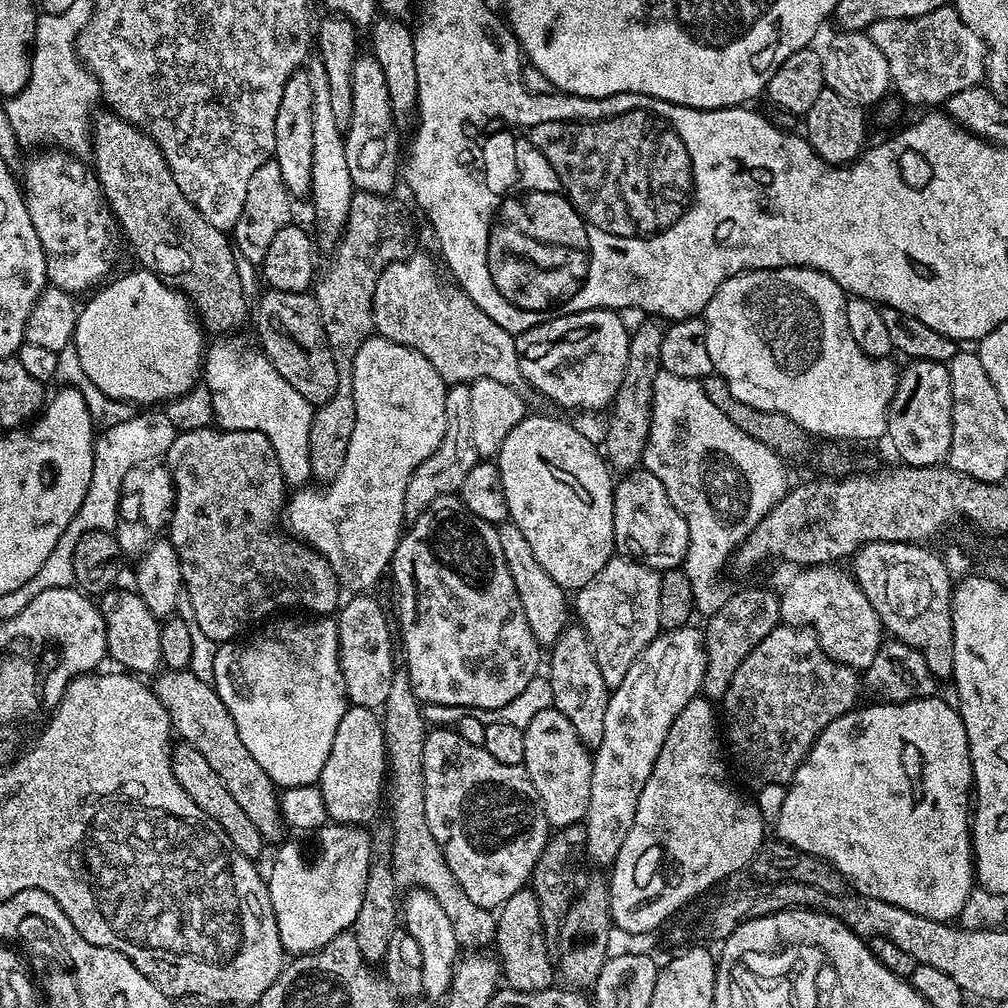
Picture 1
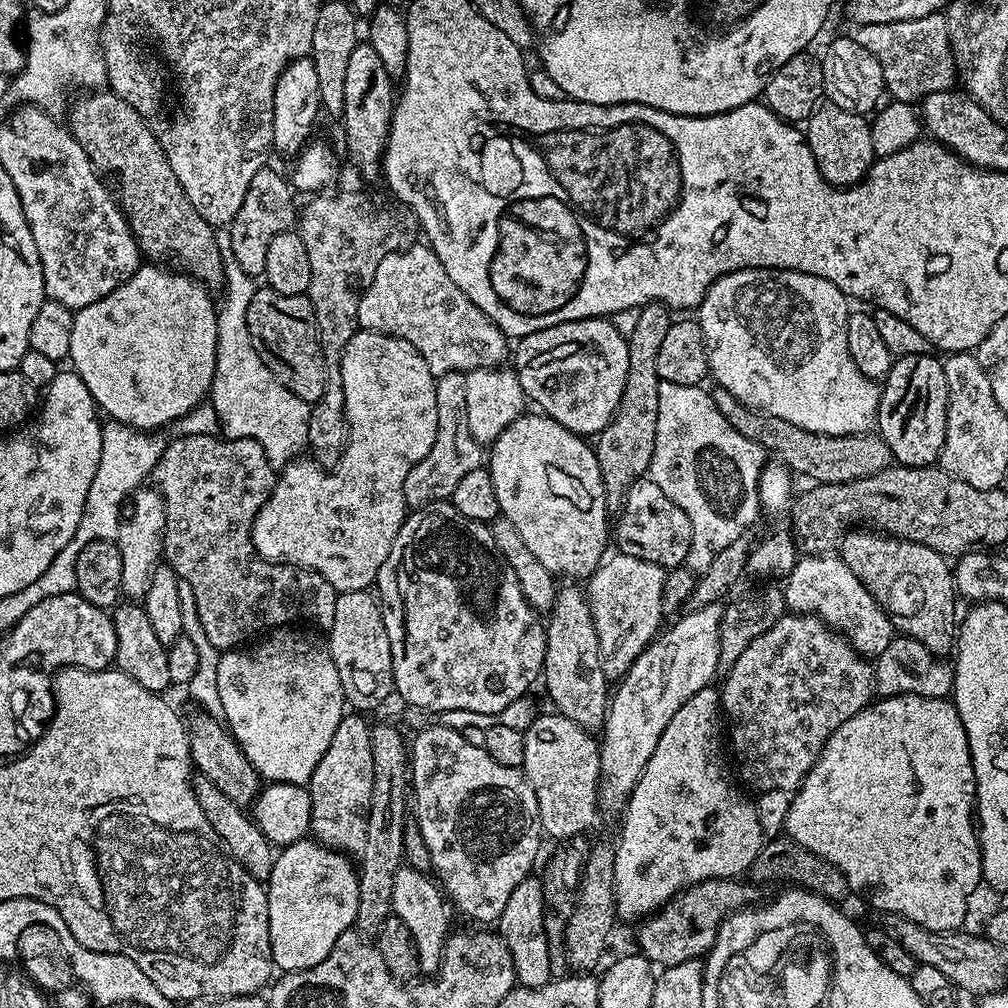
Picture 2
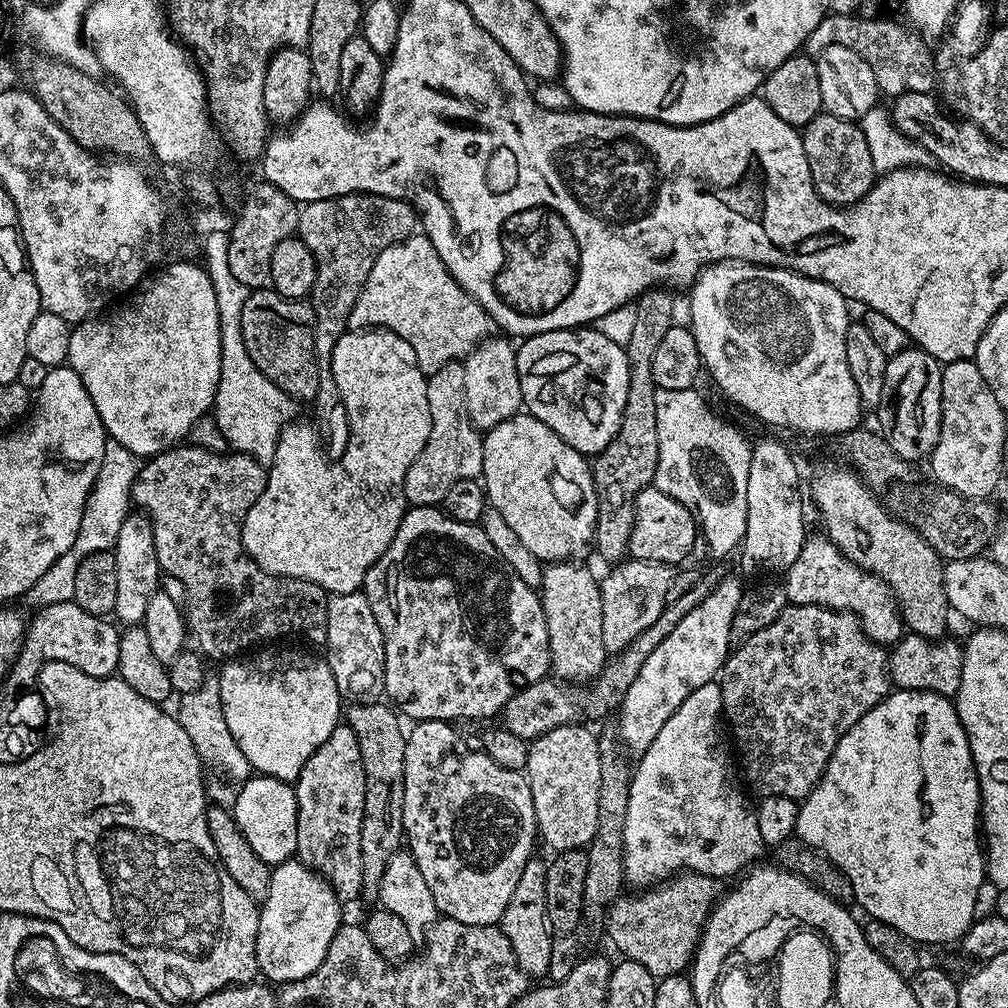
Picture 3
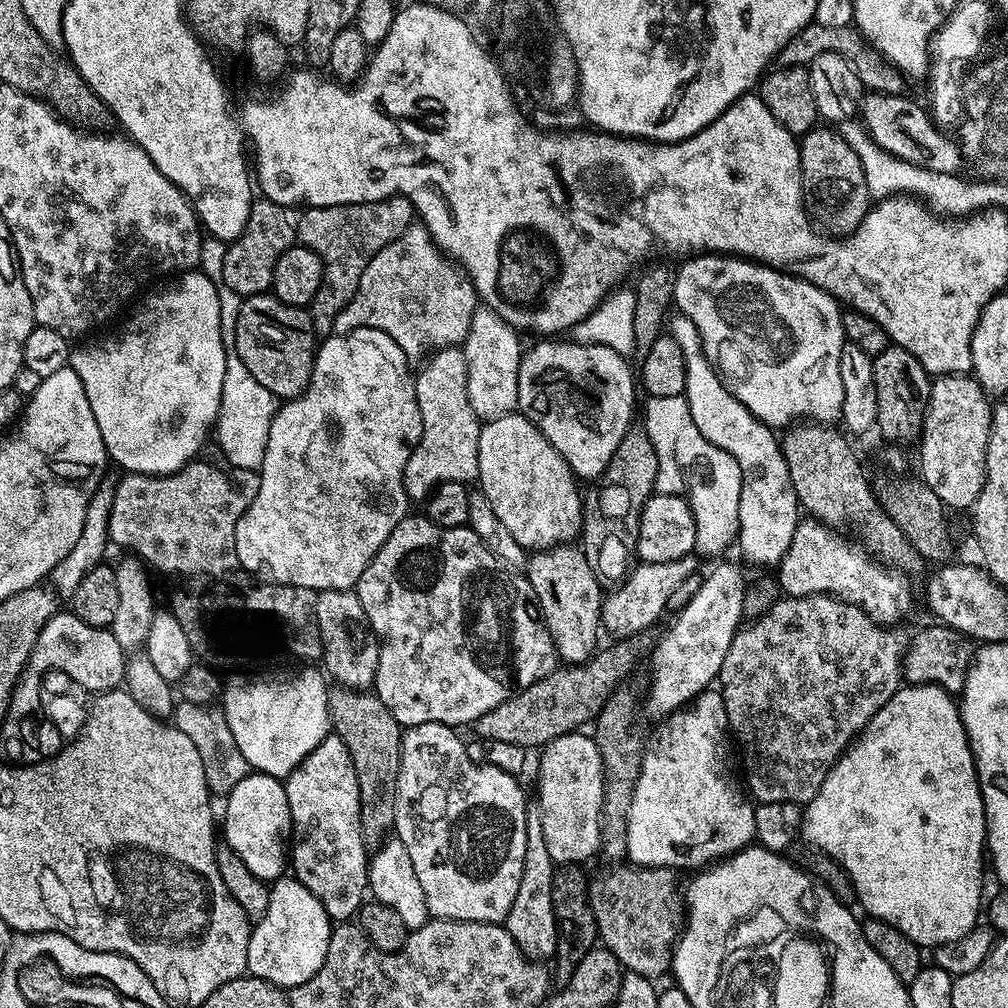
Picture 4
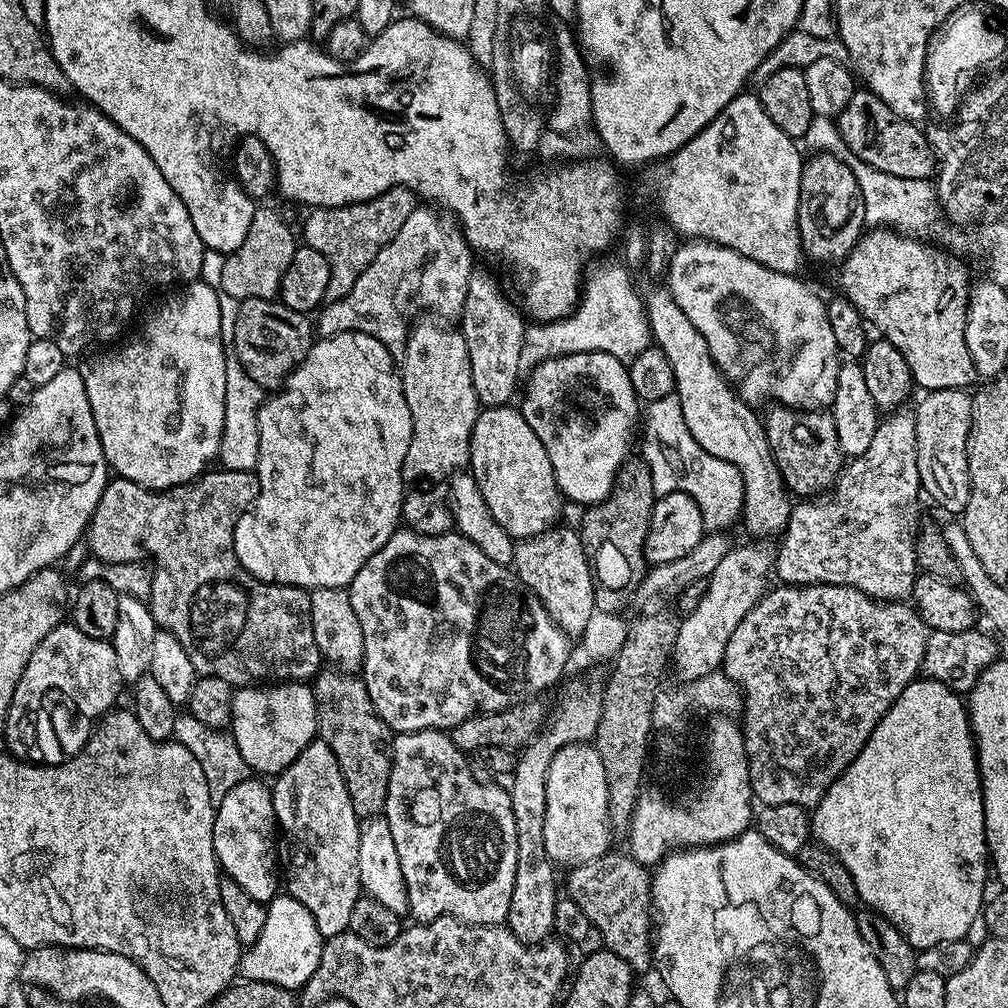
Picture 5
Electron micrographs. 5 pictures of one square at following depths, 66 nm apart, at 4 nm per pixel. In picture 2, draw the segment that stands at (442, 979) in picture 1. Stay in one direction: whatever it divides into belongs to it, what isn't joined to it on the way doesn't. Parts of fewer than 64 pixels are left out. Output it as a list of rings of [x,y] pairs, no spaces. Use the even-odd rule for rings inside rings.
[[[402,866],[396,871],[392,883],[392,910],[399,920],[406,922],[410,934],[414,934],[414,946],[418,946],[421,973],[432,974],[440,967],[444,954],[444,941],[450,935],[449,905],[437,881],[431,875],[428,875],[429,877],[424,875],[428,874],[421,869],[407,866]]]

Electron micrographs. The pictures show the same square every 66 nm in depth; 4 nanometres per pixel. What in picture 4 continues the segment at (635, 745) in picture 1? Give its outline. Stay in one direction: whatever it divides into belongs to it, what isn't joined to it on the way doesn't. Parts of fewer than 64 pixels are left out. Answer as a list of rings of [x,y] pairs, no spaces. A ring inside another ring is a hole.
[[[720,564],[712,573],[707,573],[698,594],[694,594],[694,598],[690,598],[690,602],[686,602],[686,606],[675,613],[676,621],[672,629],[659,637],[650,658],[652,681],[648,684],[647,715],[649,712],[659,718],[668,717],[719,677],[722,662],[726,662],[726,650],[730,650],[730,642],[745,619],[745,569],[737,564]]]

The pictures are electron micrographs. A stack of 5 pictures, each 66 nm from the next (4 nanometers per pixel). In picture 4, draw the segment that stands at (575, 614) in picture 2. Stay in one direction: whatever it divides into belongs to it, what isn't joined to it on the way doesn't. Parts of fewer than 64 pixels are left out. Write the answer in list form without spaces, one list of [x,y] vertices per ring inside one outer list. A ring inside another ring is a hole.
[[[566,543],[533,551],[526,560],[526,575],[536,595],[540,616],[550,630],[557,657],[565,665],[574,665],[584,664],[595,656],[602,633],[602,581],[584,557],[583,547]]]

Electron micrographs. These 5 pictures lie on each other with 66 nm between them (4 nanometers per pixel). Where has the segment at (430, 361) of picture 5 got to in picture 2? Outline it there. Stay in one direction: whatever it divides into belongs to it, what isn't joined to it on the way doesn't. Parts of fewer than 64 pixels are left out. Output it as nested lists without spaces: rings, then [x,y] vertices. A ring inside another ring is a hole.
[[[462,372],[439,377],[436,386],[438,434],[434,438],[434,446],[430,446],[430,454],[426,454],[426,458],[422,458],[422,462],[418,462],[414,470],[406,474],[404,502],[409,509],[425,508],[435,500],[448,500],[454,494],[454,486],[458,486],[459,480],[470,474],[470,470],[481,467],[482,446],[471,436],[467,425],[464,379],[465,373]]]

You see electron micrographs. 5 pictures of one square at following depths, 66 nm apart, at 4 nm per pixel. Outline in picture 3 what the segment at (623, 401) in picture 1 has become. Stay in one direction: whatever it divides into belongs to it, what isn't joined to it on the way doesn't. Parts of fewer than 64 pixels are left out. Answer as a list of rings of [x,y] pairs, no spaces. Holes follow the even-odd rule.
[[[667,287],[648,288],[637,296],[634,301],[634,326],[630,333],[630,342],[626,345],[628,354],[628,373],[630,374],[630,386],[626,390],[626,410],[622,410],[622,422],[618,426],[618,434],[610,438],[610,444],[606,450],[596,453],[591,461],[592,477],[598,494],[598,518],[596,519],[595,551],[600,551],[606,559],[616,562],[628,551],[630,530],[634,526],[634,510],[636,499],[643,488],[649,487],[656,479],[658,470],[658,391],[654,382],[654,374],[650,366],[654,363],[654,354],[662,343],[666,330],[674,326],[672,320],[676,316],[676,304],[672,301],[673,293]]]

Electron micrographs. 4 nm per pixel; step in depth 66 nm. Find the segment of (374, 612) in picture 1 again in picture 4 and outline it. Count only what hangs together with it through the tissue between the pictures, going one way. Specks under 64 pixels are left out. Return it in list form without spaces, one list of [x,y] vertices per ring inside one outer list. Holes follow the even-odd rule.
[[[321,589],[316,596],[315,614],[318,617],[319,633],[322,634],[325,673],[341,687],[369,689],[376,681],[380,648],[365,626],[367,616],[355,589]]]

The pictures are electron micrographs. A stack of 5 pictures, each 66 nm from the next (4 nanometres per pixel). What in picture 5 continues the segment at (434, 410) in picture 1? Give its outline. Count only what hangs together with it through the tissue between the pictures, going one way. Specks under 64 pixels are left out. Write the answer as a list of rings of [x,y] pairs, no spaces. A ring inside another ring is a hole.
[[[343,332],[317,339],[312,349],[305,354],[304,360],[288,375],[282,387],[275,394],[269,395],[258,410],[258,462],[255,466],[256,477],[260,483],[260,493],[254,501],[252,520],[256,523],[256,540],[272,567],[277,581],[292,584],[295,588],[313,590],[320,587],[347,589],[352,579],[386,546],[386,542],[398,530],[401,523],[402,502],[406,498],[406,481],[402,474],[402,462],[406,462],[406,450],[410,450],[412,437],[412,419],[410,406],[406,406],[406,394],[402,390],[397,361],[370,334],[361,332]]]

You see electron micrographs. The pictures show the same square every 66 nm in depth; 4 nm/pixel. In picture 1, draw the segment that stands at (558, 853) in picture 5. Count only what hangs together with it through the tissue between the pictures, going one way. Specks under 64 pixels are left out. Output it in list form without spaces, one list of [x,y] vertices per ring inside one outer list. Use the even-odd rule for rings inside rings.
[[[550,707],[531,718],[530,724],[524,727],[526,738],[526,754],[524,755],[523,769],[528,773],[530,782],[540,799],[542,810],[546,814],[549,825],[553,829],[565,828],[570,824],[579,824],[588,815],[590,806],[590,778],[592,777],[593,753],[574,734],[574,726],[570,726],[570,718],[558,709]]]

